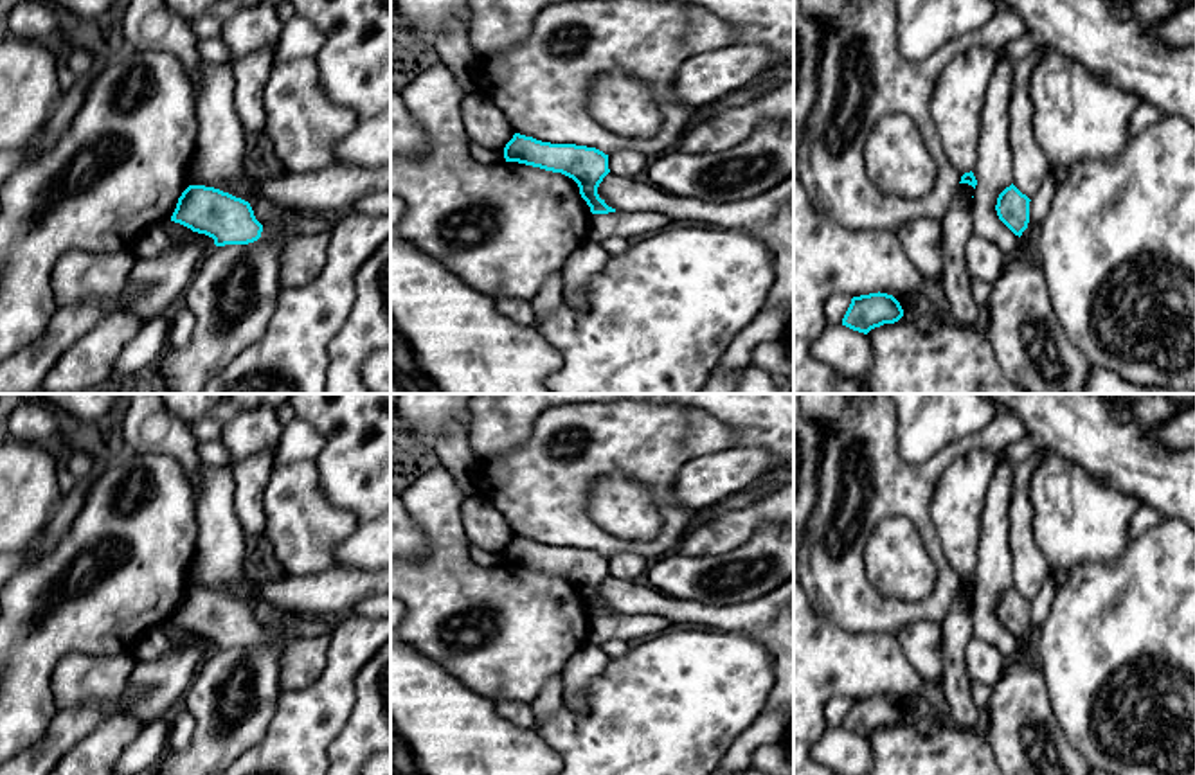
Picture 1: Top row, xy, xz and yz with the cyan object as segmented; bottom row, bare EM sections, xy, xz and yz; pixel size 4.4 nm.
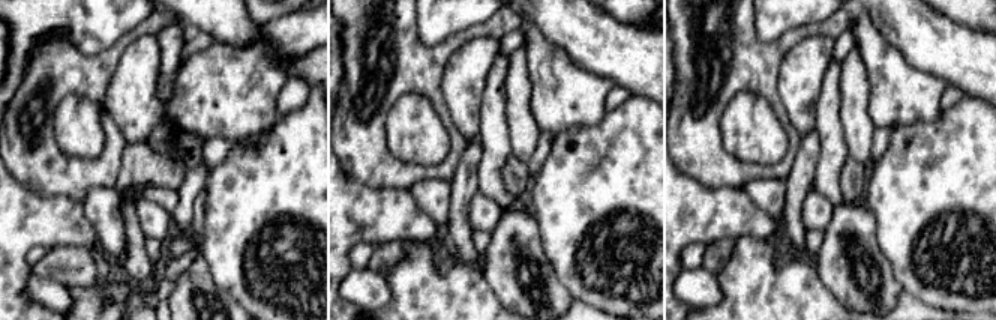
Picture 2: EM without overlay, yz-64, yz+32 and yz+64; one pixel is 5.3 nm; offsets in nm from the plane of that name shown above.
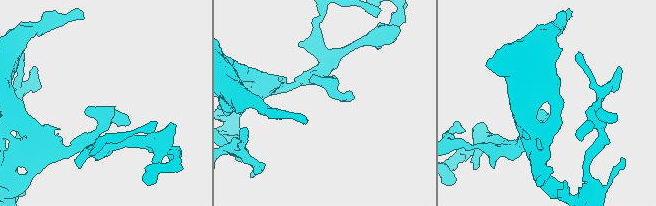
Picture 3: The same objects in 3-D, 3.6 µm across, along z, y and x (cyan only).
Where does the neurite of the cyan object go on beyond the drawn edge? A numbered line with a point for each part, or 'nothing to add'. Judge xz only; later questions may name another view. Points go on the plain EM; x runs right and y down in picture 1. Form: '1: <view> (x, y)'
1: xz (628, 567)

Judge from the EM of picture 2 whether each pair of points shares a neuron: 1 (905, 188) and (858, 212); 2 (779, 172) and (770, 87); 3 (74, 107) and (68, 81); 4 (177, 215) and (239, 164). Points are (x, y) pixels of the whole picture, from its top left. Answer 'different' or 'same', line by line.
1: different
2: same
3: different
4: different

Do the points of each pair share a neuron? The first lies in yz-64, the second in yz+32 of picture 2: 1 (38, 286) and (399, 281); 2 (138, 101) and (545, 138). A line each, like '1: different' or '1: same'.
1: different
2: different

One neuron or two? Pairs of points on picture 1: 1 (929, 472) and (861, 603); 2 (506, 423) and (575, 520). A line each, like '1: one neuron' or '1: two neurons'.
1: one neuron
2: two neurons

